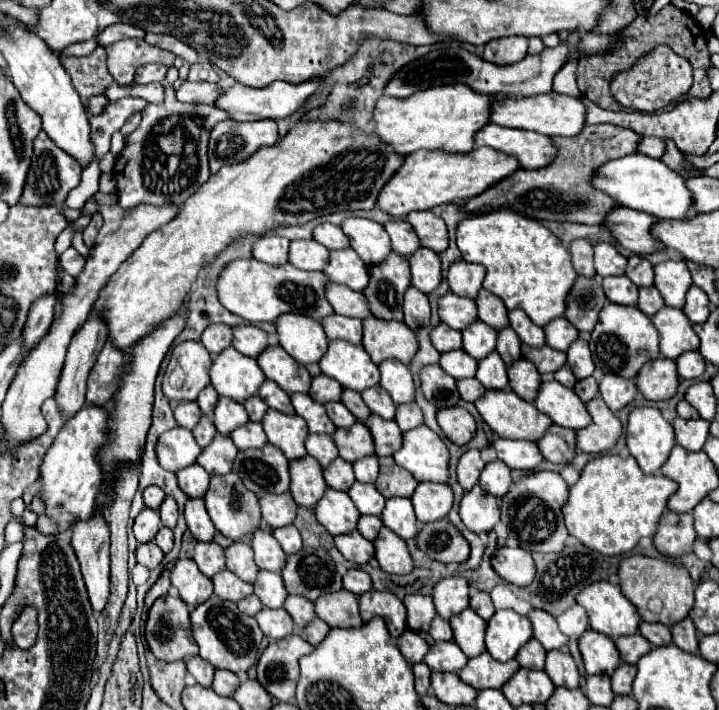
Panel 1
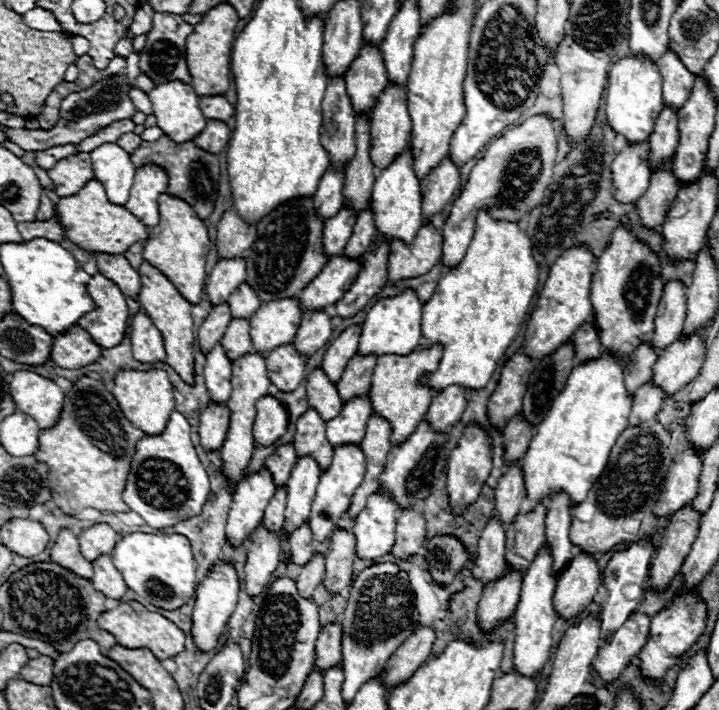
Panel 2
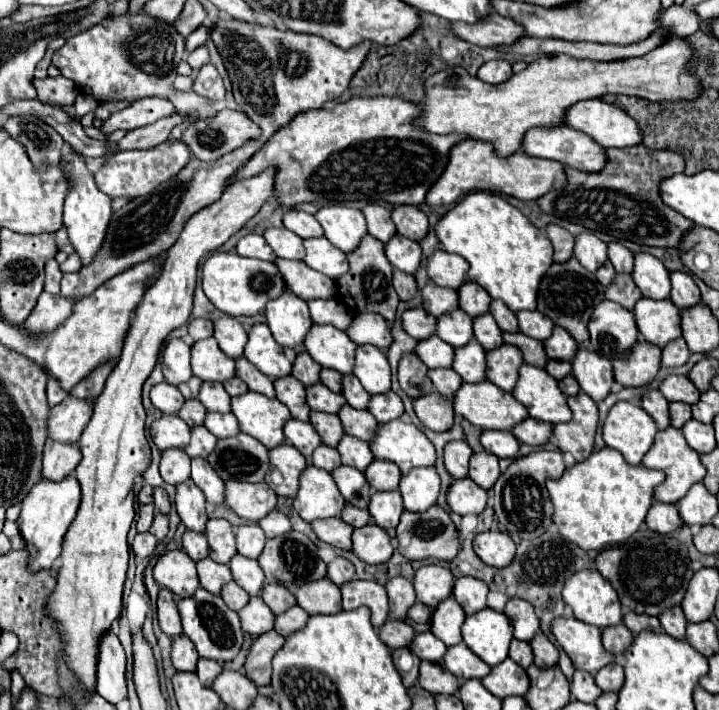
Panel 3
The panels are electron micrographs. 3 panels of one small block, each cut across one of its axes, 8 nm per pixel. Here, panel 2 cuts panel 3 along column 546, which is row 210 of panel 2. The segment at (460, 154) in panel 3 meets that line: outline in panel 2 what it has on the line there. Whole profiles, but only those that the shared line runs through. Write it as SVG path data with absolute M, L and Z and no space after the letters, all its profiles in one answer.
M162 194L160 202L160 222L150 230L150 238L144 242L144 260L158 268L178 292L190 302L198 304L206 286L206 256L210 252L210 238L204 222L190 210L190 206L178 198Z

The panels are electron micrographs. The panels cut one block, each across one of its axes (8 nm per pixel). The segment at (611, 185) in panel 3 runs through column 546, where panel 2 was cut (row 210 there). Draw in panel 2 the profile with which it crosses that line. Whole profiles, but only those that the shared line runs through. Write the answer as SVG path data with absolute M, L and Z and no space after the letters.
M162 136L156 142L142 142L130 154L130 158L134 162L134 168L140 168L144 164L160 166L168 174L168 194L188 202L200 220L210 218L218 196L218 180L220 180L218 156L200 150L194 142L184 142L182 146L178 146L176 142L170 142L170 138Z

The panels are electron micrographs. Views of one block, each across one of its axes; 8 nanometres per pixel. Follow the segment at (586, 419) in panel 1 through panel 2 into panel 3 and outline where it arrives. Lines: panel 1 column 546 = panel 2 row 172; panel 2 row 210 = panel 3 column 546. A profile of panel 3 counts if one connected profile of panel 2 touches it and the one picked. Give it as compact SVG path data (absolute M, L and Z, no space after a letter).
M522 364L512 394L520 404L524 404L530 418L550 424L568 422L572 418L570 408L566 406L566 396L560 392L558 382L542 368Z

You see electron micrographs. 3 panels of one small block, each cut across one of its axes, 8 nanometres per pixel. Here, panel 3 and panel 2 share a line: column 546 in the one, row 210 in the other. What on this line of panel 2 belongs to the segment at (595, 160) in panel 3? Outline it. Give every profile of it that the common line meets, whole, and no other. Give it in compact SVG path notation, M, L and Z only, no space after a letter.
M142 166L136 170L134 186L130 190L130 198L124 204L134 216L138 216L148 228L154 228L160 220L158 198L168 188L166 172L158 166Z

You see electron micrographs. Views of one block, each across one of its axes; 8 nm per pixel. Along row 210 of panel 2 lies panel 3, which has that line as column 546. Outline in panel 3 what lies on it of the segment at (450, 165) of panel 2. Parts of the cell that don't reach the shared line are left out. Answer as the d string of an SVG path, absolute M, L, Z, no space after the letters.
M526 418L512 428L512 434L518 438L518 442L542 446L548 442L548 438L552 434L552 426L548 422L536 420L536 418Z

